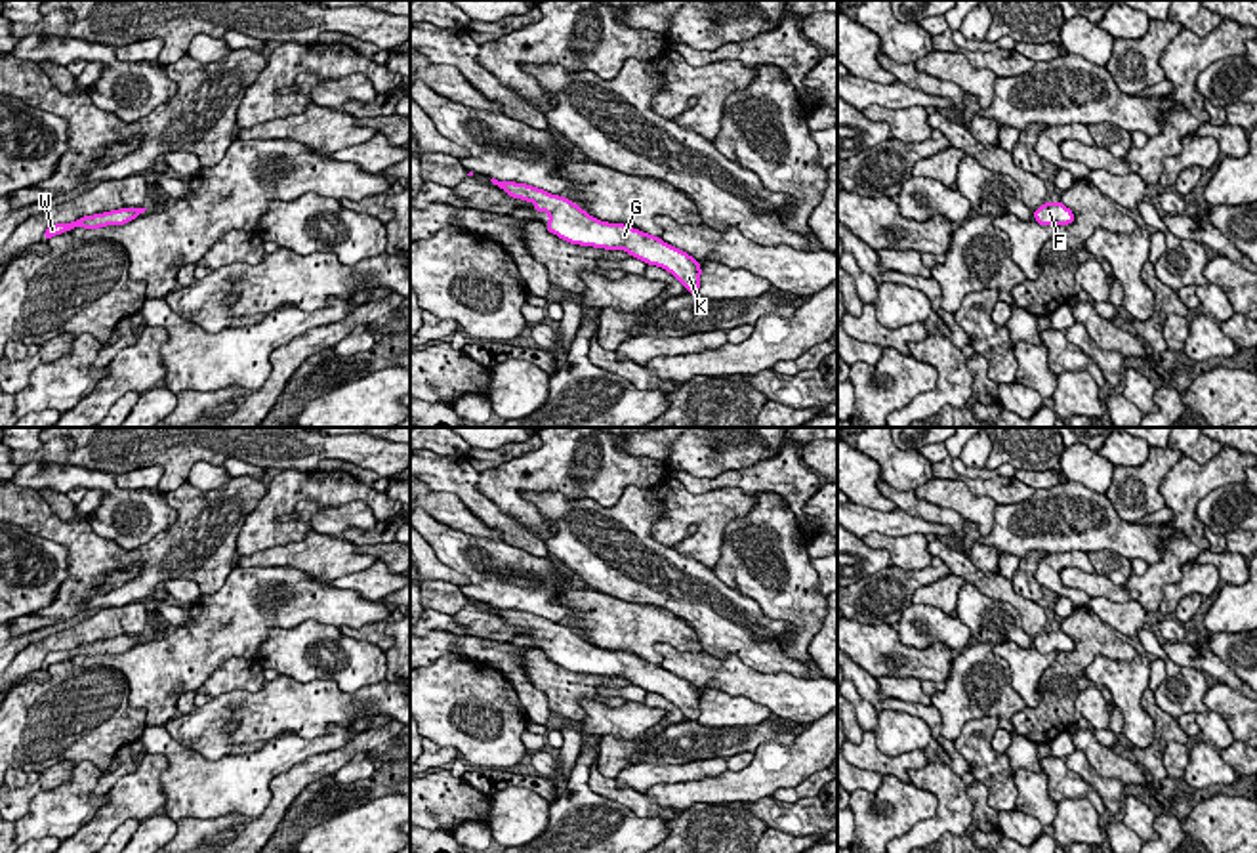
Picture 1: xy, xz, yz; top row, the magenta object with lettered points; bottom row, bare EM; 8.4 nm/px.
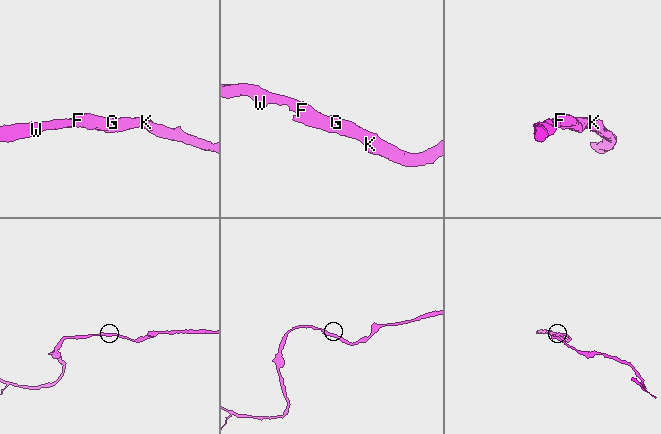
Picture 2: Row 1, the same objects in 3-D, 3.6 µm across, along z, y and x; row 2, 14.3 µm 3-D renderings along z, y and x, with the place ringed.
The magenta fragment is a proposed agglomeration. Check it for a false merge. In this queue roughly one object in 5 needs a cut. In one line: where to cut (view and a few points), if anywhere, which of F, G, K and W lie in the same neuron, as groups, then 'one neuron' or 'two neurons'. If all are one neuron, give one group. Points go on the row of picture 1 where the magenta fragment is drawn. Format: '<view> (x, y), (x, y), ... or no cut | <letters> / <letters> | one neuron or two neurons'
no cut | F G K W | one neuron

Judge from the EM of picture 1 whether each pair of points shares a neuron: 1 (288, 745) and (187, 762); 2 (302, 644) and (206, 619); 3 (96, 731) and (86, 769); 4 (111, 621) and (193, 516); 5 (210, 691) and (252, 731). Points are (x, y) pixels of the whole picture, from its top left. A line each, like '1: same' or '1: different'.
1: same
2: different
3: different
4: different
5: different

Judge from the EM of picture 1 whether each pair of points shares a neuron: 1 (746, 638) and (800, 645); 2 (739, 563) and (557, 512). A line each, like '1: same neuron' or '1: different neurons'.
1: different neurons
2: different neurons

